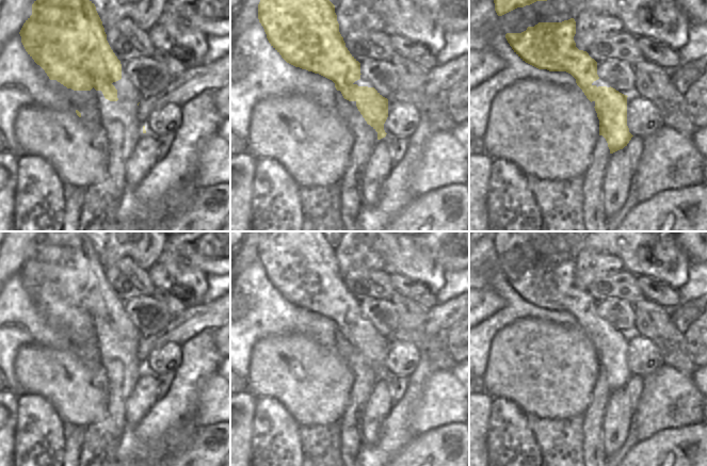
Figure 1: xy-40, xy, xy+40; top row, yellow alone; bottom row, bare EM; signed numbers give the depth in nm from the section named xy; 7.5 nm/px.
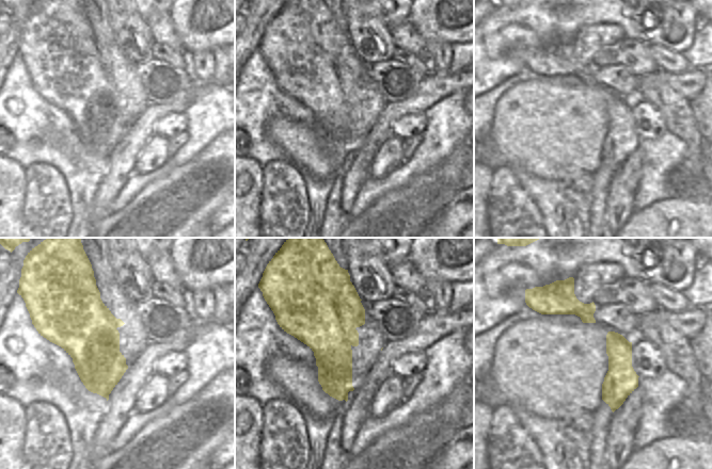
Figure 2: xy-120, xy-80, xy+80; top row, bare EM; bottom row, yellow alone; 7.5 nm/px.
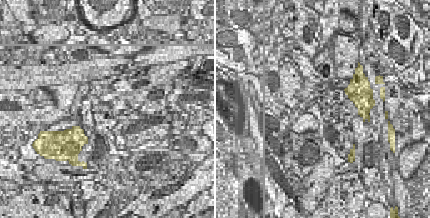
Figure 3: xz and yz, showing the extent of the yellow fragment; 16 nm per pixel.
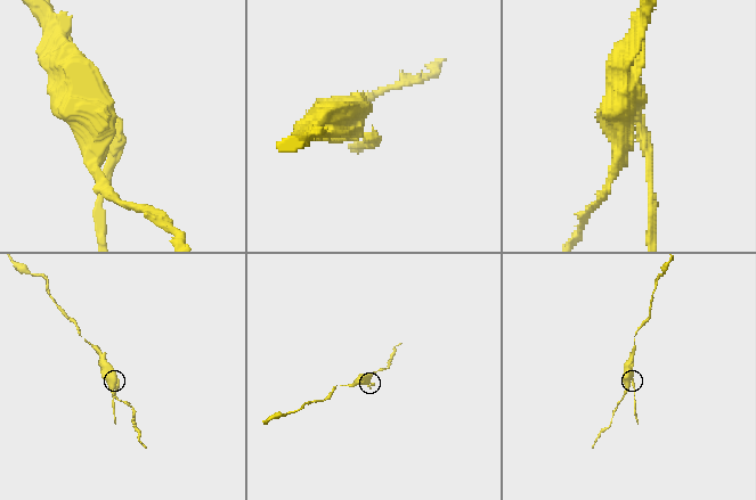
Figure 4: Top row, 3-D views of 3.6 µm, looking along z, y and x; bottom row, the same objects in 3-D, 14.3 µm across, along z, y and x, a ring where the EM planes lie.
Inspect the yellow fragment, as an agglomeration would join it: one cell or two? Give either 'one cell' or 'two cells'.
two cells

